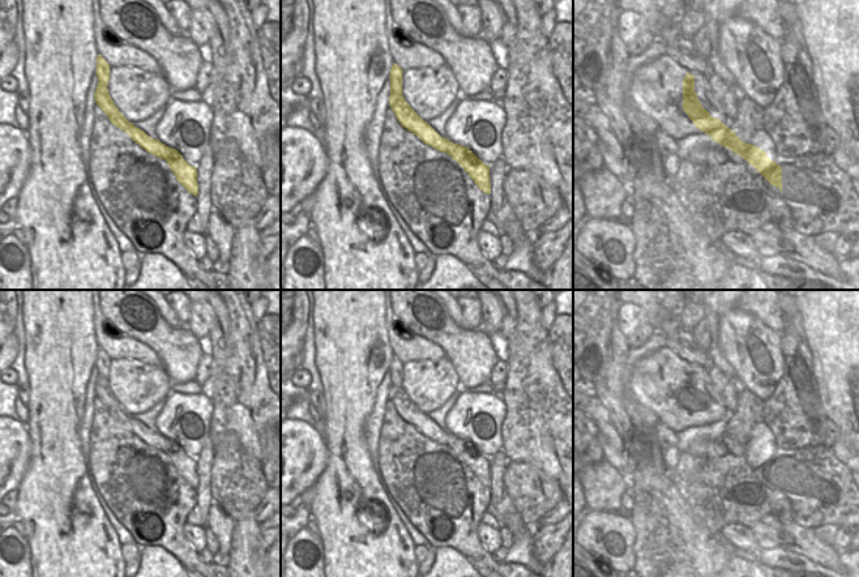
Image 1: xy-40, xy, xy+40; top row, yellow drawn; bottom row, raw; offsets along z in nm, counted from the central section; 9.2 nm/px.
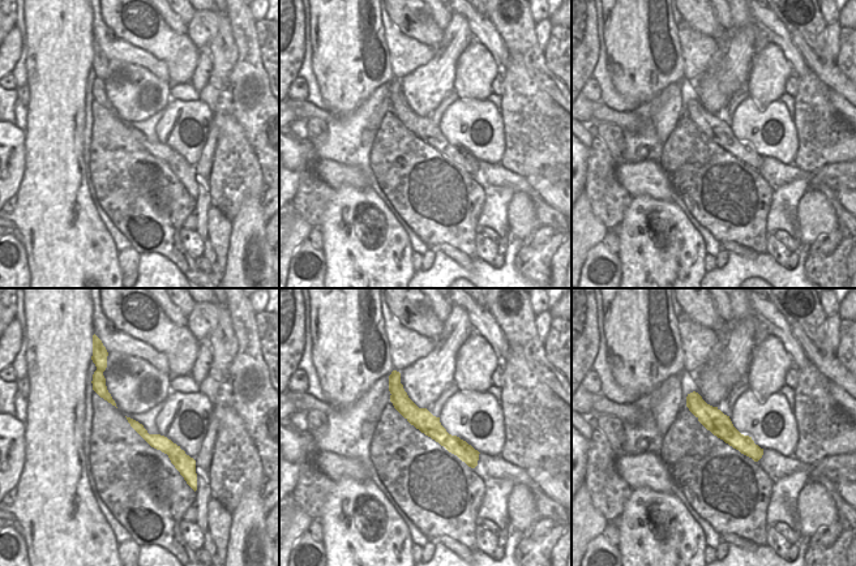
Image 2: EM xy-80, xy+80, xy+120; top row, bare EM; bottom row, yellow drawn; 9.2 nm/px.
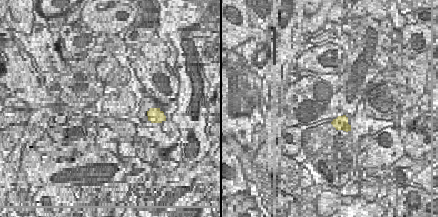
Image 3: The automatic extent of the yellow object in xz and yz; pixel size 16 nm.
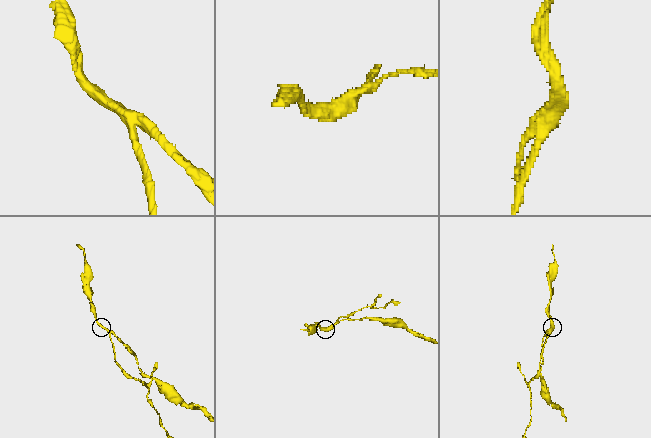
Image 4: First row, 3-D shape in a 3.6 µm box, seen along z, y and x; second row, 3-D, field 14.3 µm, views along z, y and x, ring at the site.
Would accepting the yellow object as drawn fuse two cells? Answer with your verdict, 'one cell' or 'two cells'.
two cells

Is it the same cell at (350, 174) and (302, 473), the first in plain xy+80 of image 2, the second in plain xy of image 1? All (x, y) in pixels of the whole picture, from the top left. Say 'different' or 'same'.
same

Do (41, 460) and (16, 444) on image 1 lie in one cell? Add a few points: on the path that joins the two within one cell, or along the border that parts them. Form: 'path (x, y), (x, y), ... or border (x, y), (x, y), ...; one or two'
border (26, 424), (29, 465), (20, 482); two

